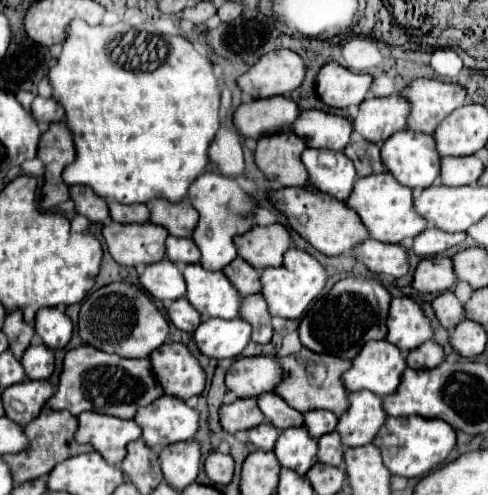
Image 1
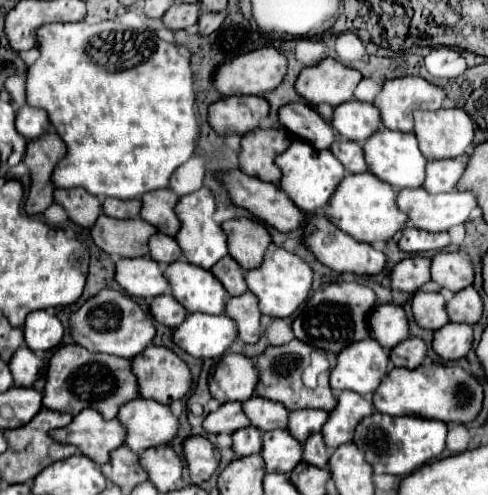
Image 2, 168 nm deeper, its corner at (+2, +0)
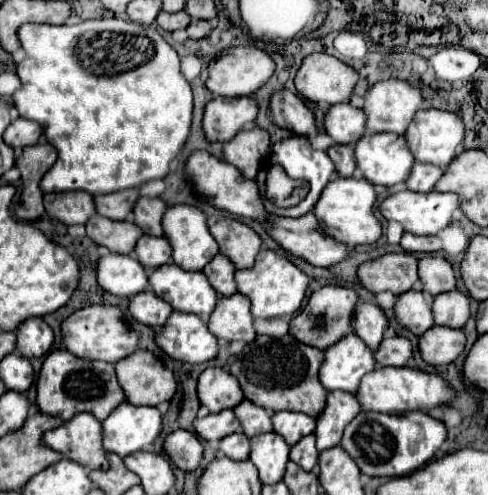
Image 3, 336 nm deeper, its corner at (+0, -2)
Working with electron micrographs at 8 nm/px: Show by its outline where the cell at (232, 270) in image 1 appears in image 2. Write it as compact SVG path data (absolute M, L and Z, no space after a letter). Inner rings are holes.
M229 255L225 259L221 259L219 263L215 263L211 267L211 273L223 283L223 287L227 289L227 293L231 297L241 295L247 291L247 283L245 283L245 271L241 269L241 265L231 259Z

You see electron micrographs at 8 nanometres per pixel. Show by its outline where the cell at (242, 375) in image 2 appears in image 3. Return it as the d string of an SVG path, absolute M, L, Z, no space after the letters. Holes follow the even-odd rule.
M209 367L199 375L197 393L201 405L205 405L209 413L233 409L243 399L239 381L235 381L233 375L229 375L225 369L219 367Z

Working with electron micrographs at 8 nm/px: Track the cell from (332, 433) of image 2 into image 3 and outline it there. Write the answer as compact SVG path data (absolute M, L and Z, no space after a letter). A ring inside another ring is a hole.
M331 391L327 395L327 409L317 417L315 437L317 437L317 449L331 449L339 445L343 437L343 429L355 415L361 413L361 407L351 393L339 393Z

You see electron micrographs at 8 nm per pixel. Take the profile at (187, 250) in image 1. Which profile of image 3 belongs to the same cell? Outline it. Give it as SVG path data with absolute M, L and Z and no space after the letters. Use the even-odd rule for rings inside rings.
M143 235L135 243L133 255L139 259L139 263L147 271L151 271L151 269L157 269L157 267L161 267L161 265L165 265L165 263L171 261L171 245L167 243L165 237Z

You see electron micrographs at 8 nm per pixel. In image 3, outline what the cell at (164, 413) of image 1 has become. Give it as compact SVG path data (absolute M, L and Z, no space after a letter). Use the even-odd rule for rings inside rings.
M127 401L117 405L103 425L103 447L119 457L145 449L161 433L163 417L157 407L137 407Z

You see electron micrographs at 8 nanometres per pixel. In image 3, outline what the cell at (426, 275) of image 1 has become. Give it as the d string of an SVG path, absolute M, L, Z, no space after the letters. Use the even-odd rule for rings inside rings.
M409 253L383 255L379 259L361 263L357 277L361 287L371 293L391 291L393 295L401 295L417 281L417 259Z

